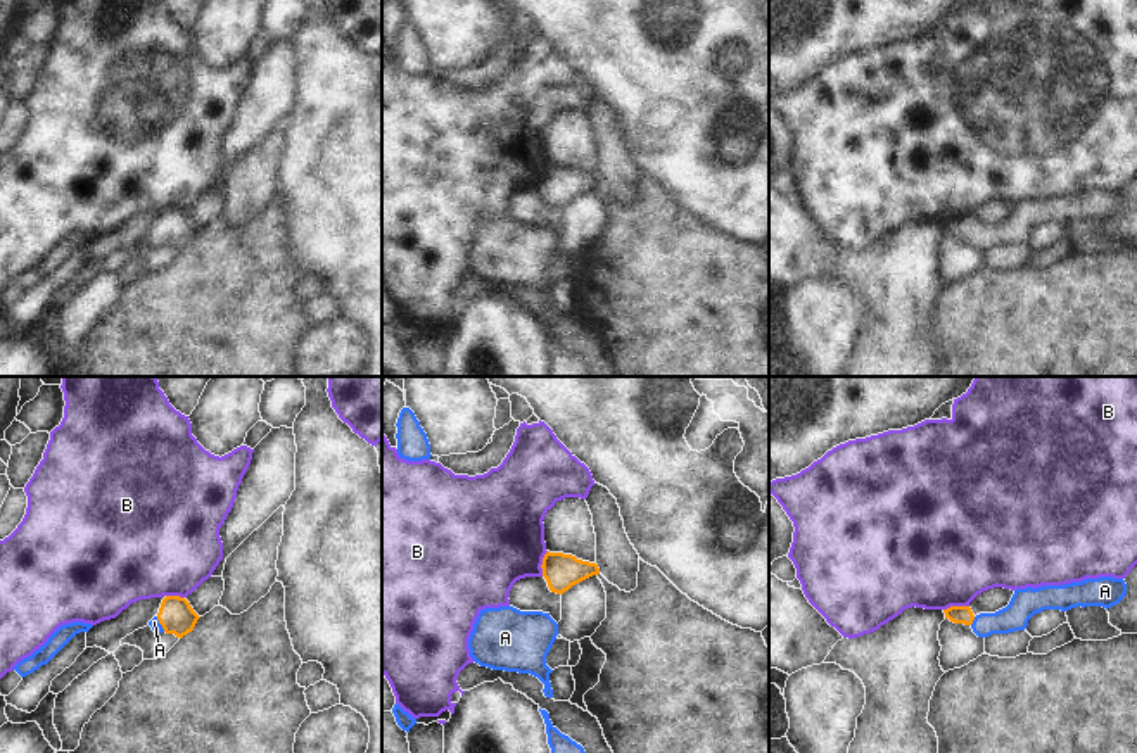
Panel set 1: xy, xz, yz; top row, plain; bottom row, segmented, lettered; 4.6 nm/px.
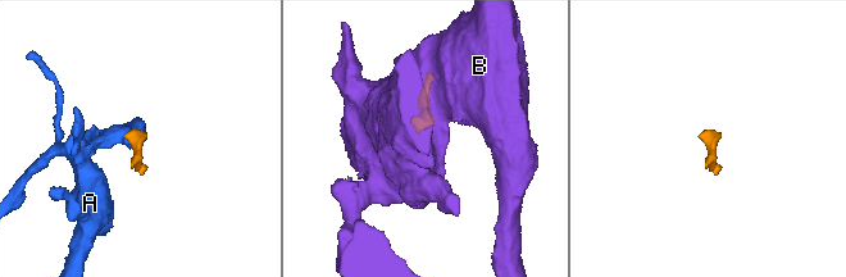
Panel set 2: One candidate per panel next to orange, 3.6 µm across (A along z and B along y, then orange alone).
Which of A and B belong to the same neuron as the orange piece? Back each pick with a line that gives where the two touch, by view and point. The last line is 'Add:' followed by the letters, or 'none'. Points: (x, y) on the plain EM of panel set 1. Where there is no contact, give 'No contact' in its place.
A: Touches orange at yz (973, 232)
Add: A

